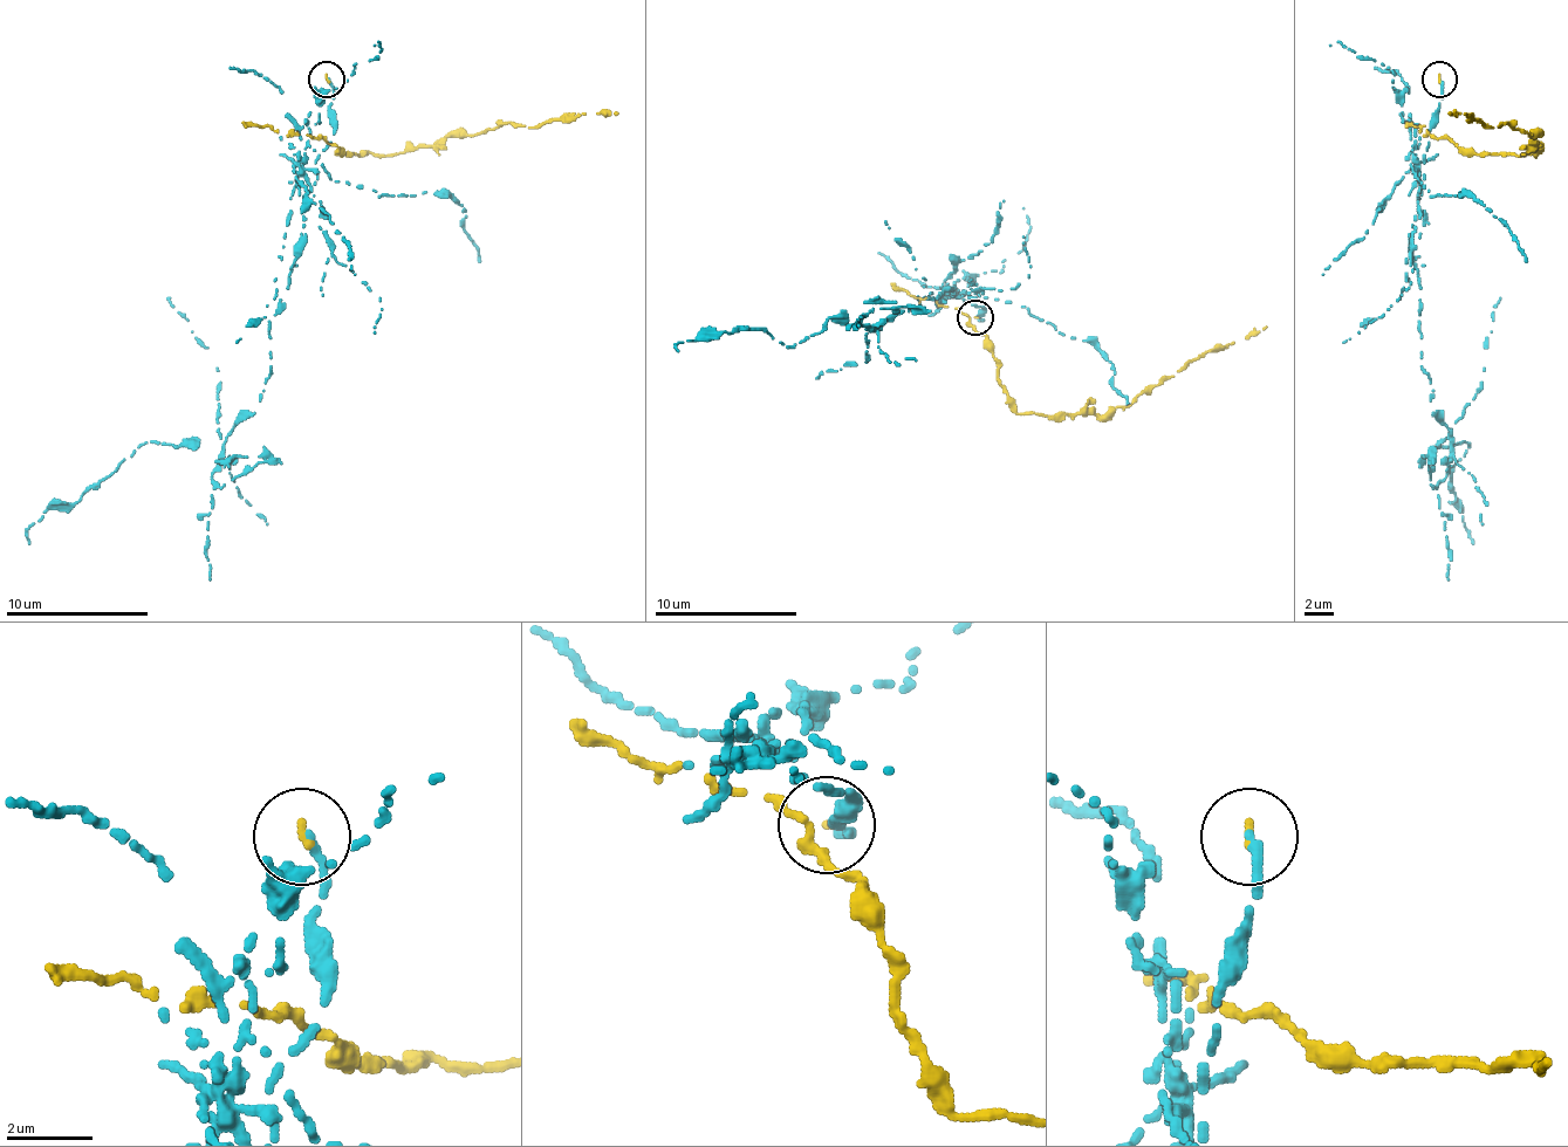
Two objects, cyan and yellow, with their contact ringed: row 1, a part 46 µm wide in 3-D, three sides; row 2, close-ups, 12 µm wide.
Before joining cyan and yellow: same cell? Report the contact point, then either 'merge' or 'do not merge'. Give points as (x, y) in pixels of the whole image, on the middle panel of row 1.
place (974, 317); do not merge

